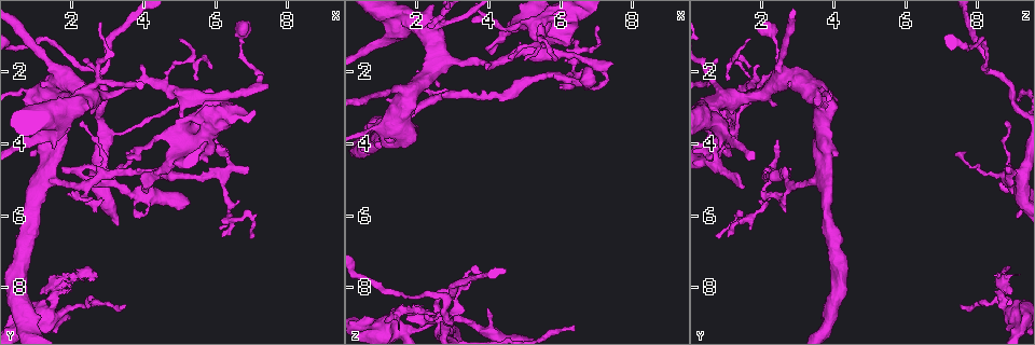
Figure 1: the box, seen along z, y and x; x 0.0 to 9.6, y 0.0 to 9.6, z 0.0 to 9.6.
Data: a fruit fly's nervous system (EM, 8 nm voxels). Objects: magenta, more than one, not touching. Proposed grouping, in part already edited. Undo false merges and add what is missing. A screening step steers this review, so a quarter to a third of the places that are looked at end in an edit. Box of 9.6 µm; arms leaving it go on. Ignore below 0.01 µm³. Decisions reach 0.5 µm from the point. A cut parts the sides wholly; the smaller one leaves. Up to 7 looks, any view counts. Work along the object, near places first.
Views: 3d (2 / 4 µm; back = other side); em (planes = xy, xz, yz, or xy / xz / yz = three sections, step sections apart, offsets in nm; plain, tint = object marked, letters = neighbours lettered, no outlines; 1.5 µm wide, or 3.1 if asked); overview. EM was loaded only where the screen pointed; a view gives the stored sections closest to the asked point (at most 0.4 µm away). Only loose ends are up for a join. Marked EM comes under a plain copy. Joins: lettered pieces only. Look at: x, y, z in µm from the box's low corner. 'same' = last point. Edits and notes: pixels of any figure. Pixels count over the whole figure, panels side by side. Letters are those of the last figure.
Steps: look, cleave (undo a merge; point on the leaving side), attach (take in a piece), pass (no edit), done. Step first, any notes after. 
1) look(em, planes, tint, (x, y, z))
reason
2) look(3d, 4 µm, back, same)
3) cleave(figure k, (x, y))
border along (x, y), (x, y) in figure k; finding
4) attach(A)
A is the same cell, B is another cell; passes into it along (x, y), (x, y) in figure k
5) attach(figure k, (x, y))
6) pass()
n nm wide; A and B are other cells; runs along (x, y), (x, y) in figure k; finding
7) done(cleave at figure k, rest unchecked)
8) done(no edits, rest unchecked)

look(3d, 2 µm, (1.70, 4.70, 8.90))
free end

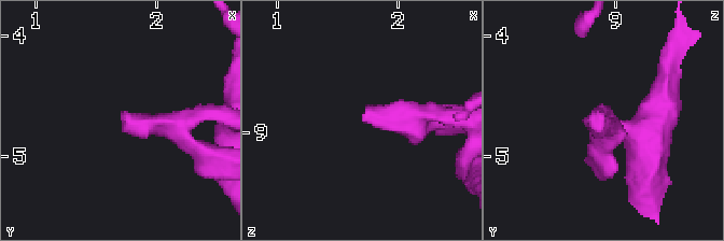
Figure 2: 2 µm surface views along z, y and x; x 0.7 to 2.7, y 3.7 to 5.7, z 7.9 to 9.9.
look(em, planes, tint, (1.70, 4.68, 8.90))

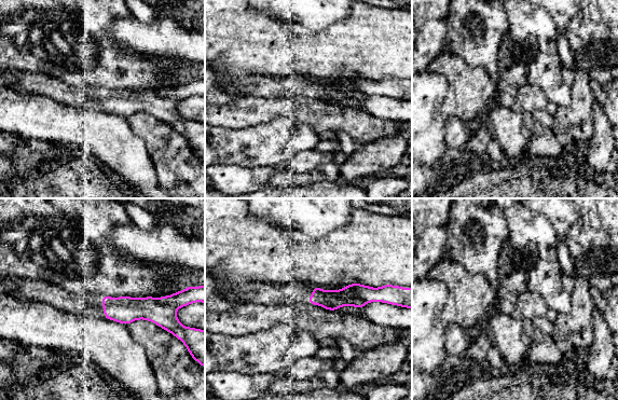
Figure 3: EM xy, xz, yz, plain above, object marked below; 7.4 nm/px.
look(em, planes, letters, same)
what lies round it

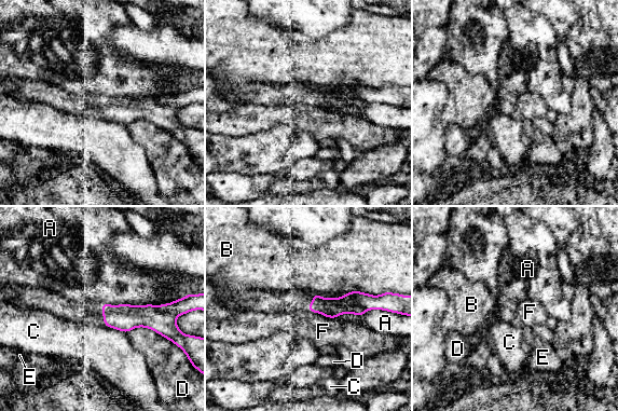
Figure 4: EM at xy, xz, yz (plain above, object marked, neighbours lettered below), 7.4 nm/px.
cleave(figure 4, (331, 307))
A, B, C, D, E and F are other cells; border along (341, 297), (352, 300), (367, 310) in figure 4; two cells meet here

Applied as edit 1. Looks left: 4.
look(overview)
redraw

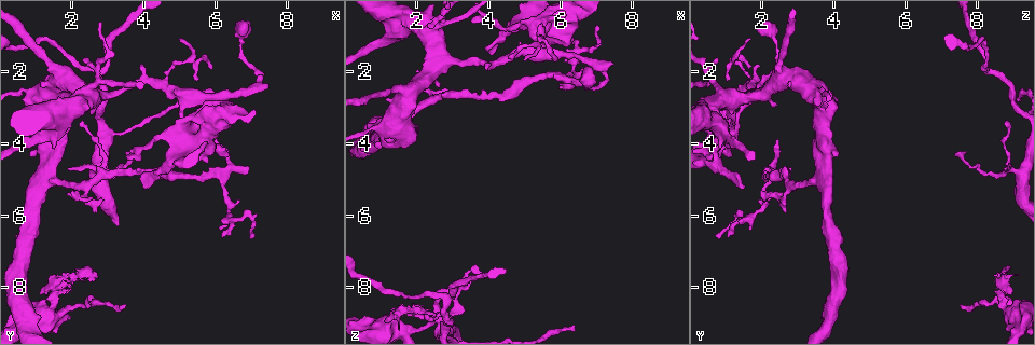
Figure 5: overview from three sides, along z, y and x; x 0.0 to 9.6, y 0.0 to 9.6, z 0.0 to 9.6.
look(em, planes, letters, (1.60, 7.85, 8.65))
abrupt turn

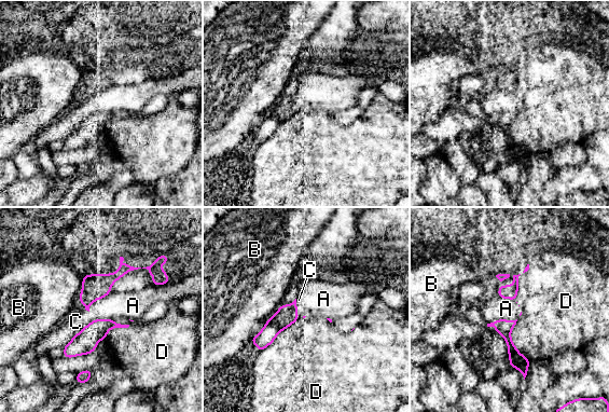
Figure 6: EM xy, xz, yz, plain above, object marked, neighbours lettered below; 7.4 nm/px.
pass()
A, B, C and D are other cells; border along (516, 319), (510, 337), (529, 361) in figure 6; continuous, no second cell

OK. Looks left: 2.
done(cleave at figure 4, rest unchecked)

